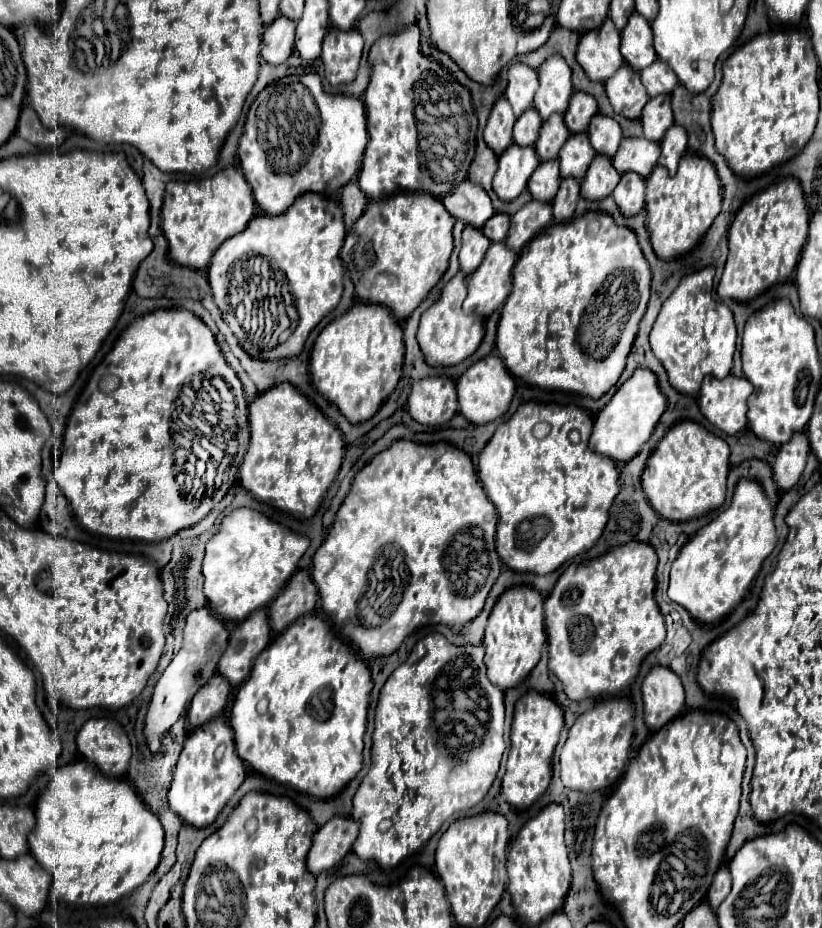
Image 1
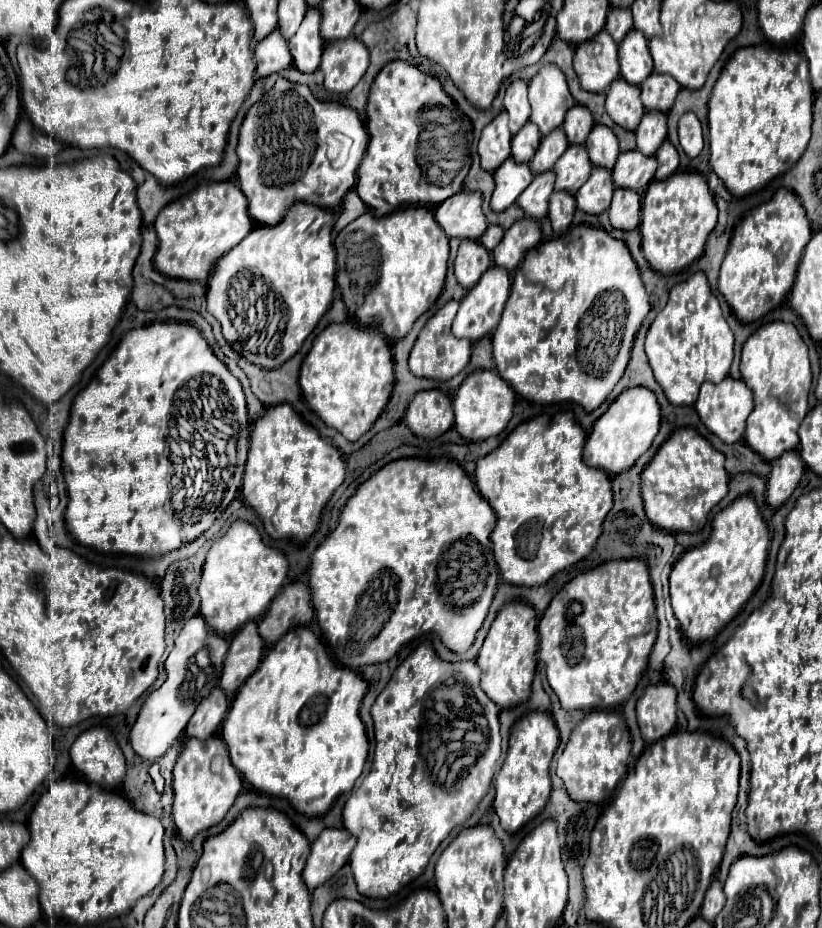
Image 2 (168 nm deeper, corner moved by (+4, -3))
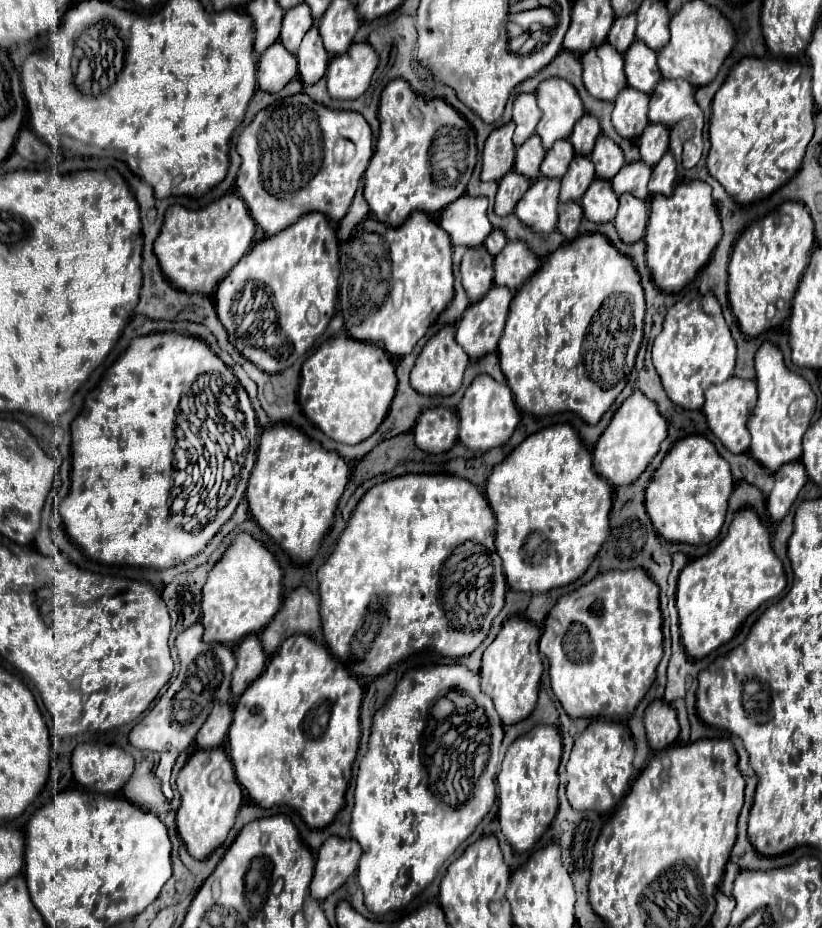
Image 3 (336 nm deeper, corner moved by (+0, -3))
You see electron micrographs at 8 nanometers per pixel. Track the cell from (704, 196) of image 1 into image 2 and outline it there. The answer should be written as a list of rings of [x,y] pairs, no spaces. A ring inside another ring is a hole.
[[[677,171],[663,181],[653,179],[643,197],[643,215],[639,225],[641,247],[649,265],[659,273],[673,273],[701,257],[707,235],[717,223],[717,213],[715,197],[701,173]]]

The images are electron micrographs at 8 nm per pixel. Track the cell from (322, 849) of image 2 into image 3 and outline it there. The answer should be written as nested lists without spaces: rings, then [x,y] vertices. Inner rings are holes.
[[[329,837],[317,853],[317,865],[309,887],[311,897],[325,901],[335,889],[339,889],[355,873],[361,853],[363,851],[355,839]]]

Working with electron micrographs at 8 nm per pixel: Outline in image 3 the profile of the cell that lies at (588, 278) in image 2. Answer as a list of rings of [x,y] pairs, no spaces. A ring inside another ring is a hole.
[[[581,235],[563,243],[543,261],[539,273],[515,293],[499,341],[497,355],[501,371],[519,409],[539,417],[573,411],[585,423],[595,425],[627,385],[627,377],[635,365],[635,355],[643,339],[643,317],[643,287],[639,285],[639,275],[629,257],[623,257],[599,235]]]

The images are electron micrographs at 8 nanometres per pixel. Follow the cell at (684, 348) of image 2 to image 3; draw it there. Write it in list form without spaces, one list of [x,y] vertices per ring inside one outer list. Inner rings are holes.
[[[691,289],[681,301],[677,301],[667,311],[663,331],[657,335],[657,339],[653,343],[653,363],[663,381],[665,393],[675,405],[679,405],[683,409],[701,409],[705,403],[705,397],[703,397],[705,389],[713,383],[723,383],[733,375],[735,353],[737,353],[737,347],[735,347],[731,331],[723,319],[721,305],[713,297],[713,293],[703,295],[699,289]]]

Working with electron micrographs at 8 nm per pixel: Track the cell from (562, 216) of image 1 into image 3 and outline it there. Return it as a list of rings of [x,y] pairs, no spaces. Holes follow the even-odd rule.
[[[559,203],[559,223],[557,223],[557,231],[561,235],[565,235],[567,241],[577,237],[577,229],[579,229],[579,221],[583,217],[583,209],[579,207],[579,203]]]

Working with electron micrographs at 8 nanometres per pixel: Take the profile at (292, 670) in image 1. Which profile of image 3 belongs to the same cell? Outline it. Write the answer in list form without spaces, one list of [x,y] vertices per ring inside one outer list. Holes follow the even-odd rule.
[[[295,635],[295,637],[289,637],[281,649],[275,653],[275,657],[271,659],[271,663],[267,665],[267,669],[263,671],[263,675],[259,677],[259,681],[253,681],[249,685],[249,689],[241,695],[237,707],[235,707],[235,713],[233,713],[233,723],[229,727],[229,757],[233,761],[233,767],[235,767],[235,777],[239,781],[241,787],[245,787],[249,799],[261,807],[273,807],[273,805],[279,805],[279,803],[285,803],[285,805],[291,805],[295,807],[305,823],[311,827],[311,829],[323,829],[325,825],[329,825],[337,811],[343,809],[345,805],[345,793],[347,793],[347,787],[349,787],[349,781],[351,781],[351,767],[353,767],[353,761],[357,757],[357,749],[359,749],[359,735],[361,735],[361,729],[359,729],[359,709],[361,709],[361,699],[363,699],[363,689],[359,685],[359,681],[355,677],[351,677],[347,673],[347,669],[343,669],[343,665],[339,665],[339,661],[321,645],[317,645],[313,639],[305,637],[305,635]]]

